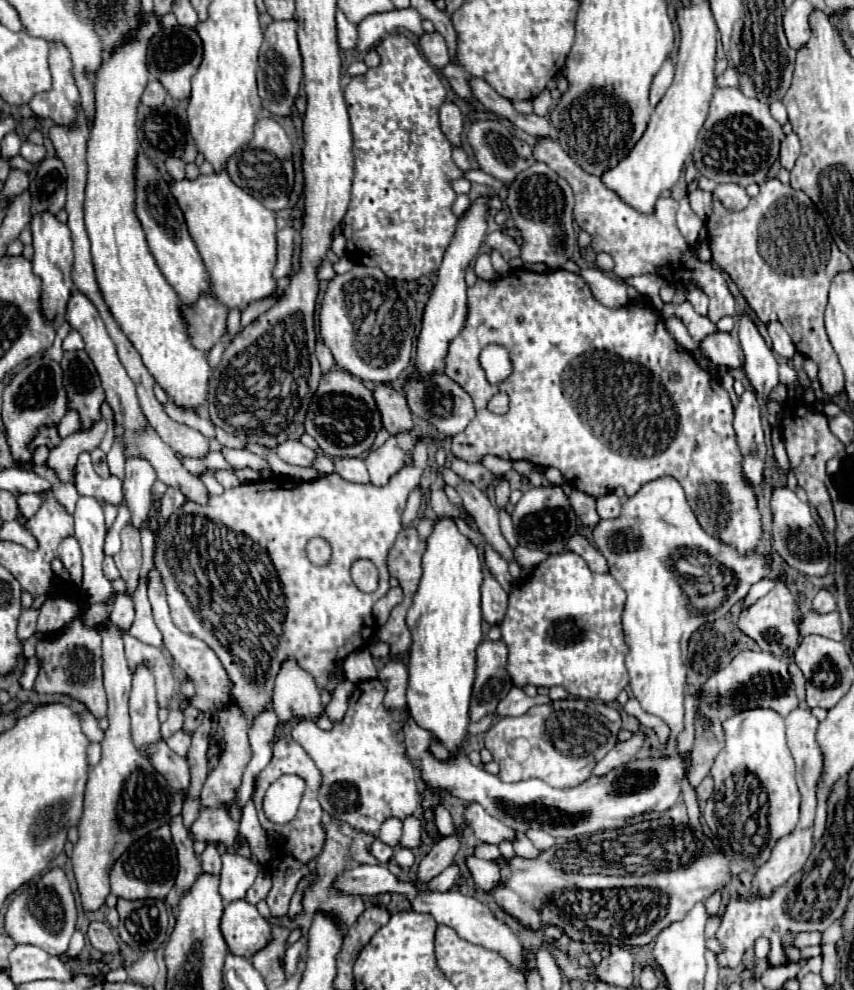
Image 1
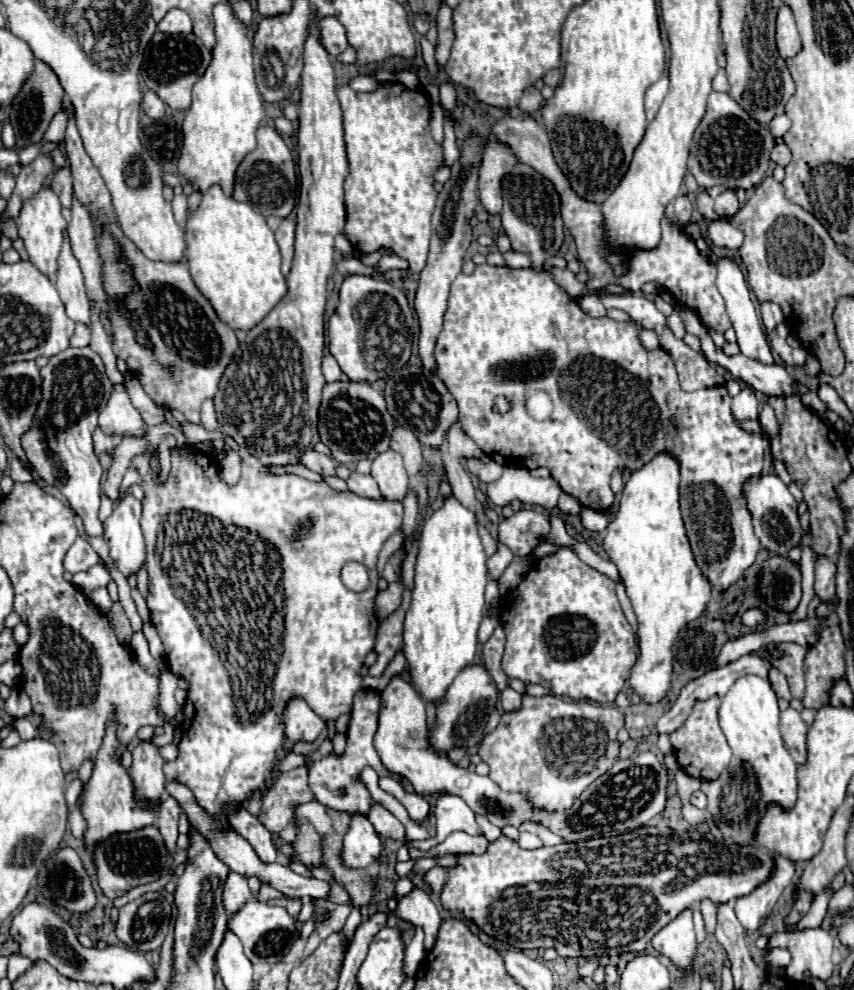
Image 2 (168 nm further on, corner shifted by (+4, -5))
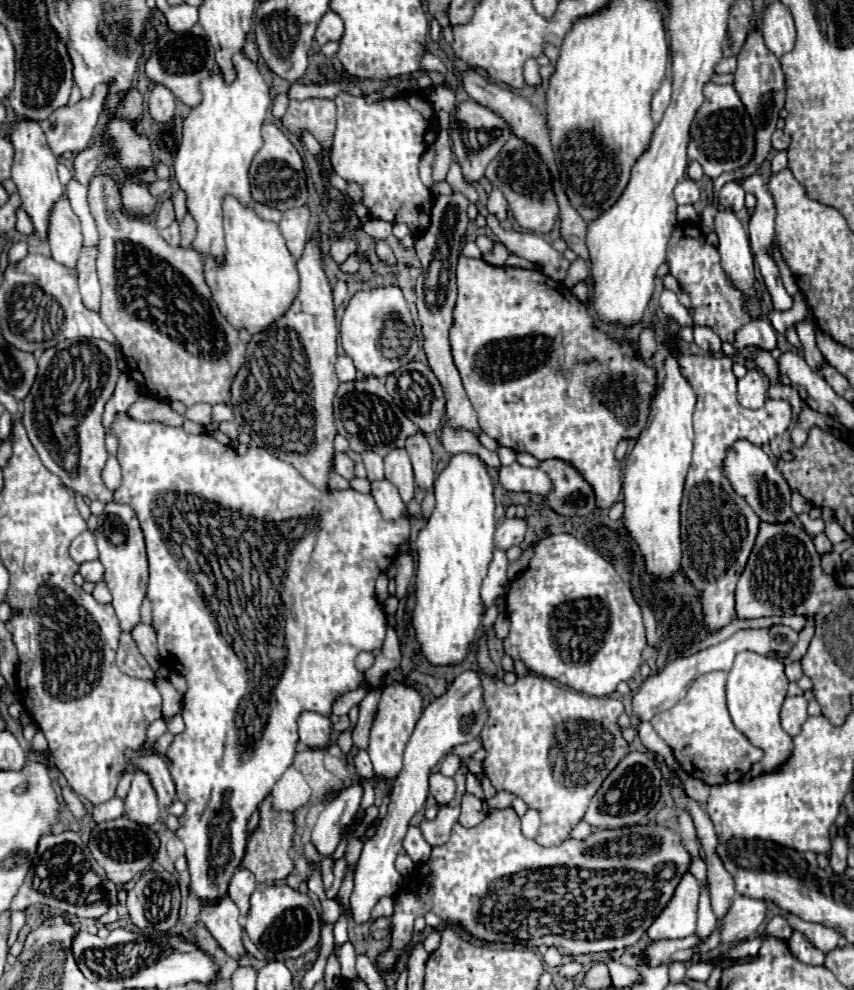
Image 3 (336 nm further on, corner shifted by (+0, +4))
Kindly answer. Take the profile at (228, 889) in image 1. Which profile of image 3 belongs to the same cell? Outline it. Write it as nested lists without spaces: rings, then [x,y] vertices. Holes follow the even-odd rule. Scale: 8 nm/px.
[[[240,868],[240,870],[232,876],[232,880],[230,880],[228,894],[232,896],[232,900],[234,900],[236,906],[240,908],[240,914],[242,914],[242,916],[248,916],[248,910],[250,910],[250,896],[252,896],[254,890],[256,890],[254,874]]]

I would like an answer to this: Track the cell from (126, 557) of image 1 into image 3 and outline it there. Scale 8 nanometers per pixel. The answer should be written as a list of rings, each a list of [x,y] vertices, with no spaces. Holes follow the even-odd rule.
[[[126,632],[120,636],[120,648],[118,648],[116,664],[128,676],[136,676],[136,678],[144,678],[144,680],[154,680],[154,672],[150,670],[146,658],[136,648],[132,636],[126,634]]]

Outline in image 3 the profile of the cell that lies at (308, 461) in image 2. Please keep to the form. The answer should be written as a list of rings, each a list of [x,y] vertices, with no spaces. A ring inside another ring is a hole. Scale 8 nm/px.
[[[342,452],[336,454],[334,470],[336,470],[342,478],[346,478],[346,480],[352,480],[352,478],[354,478],[354,462],[352,462],[346,454],[342,454]]]

